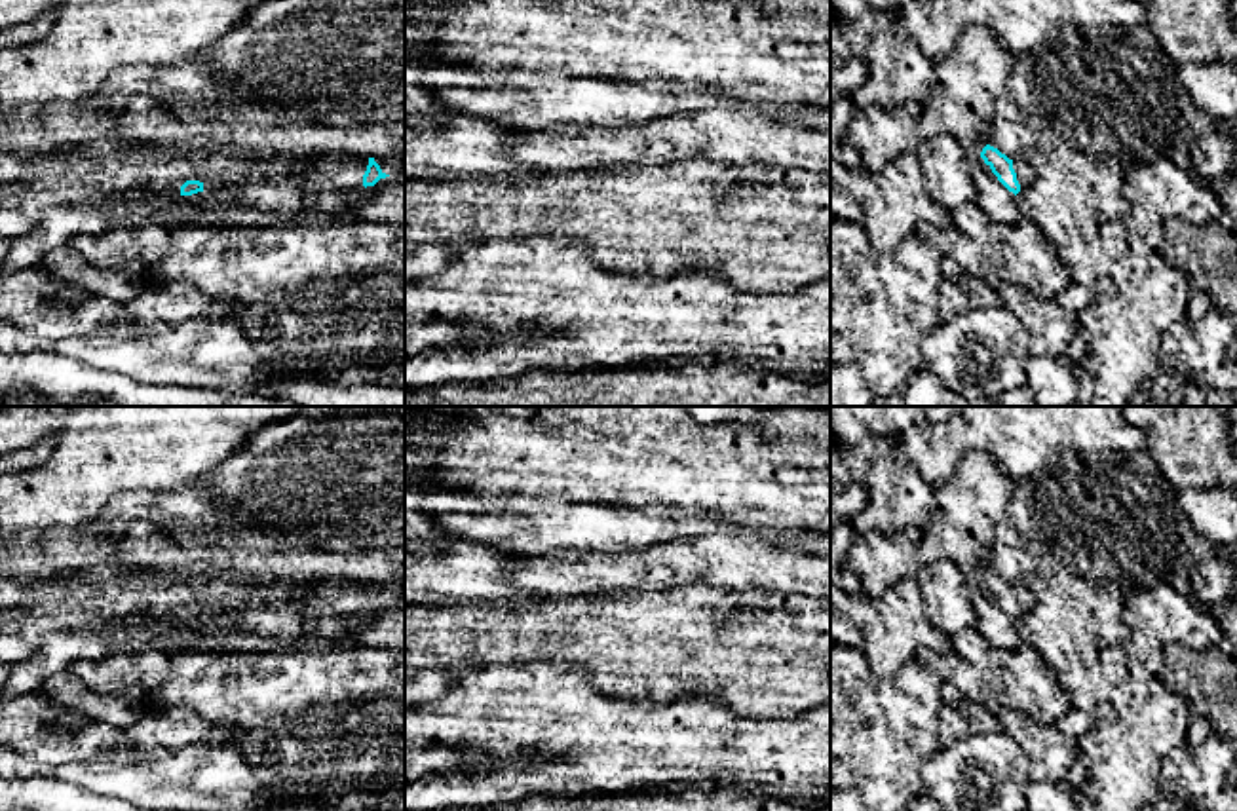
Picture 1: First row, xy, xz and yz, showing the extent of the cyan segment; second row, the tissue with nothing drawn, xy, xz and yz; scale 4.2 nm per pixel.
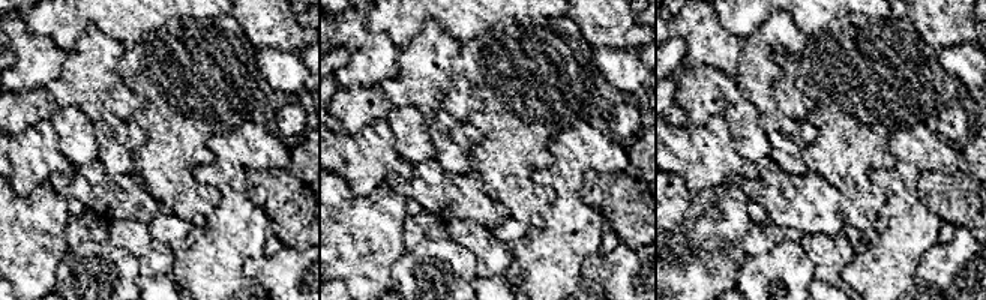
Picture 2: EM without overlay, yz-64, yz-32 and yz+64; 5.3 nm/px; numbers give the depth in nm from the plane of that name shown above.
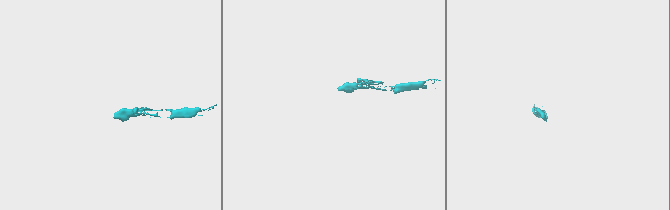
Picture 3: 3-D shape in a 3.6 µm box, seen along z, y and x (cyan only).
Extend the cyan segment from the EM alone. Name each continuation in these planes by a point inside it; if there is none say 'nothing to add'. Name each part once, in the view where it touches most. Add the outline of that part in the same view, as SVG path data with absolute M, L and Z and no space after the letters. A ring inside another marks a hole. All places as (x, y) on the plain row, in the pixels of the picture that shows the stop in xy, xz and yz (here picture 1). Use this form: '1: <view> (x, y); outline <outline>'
1: xy (327, 597); outline M215 579L209 585L205 617L230 610L277 610L296 608L310 615L363 615L363 600L369 583L359 581L315 581L304 589L238 585Z

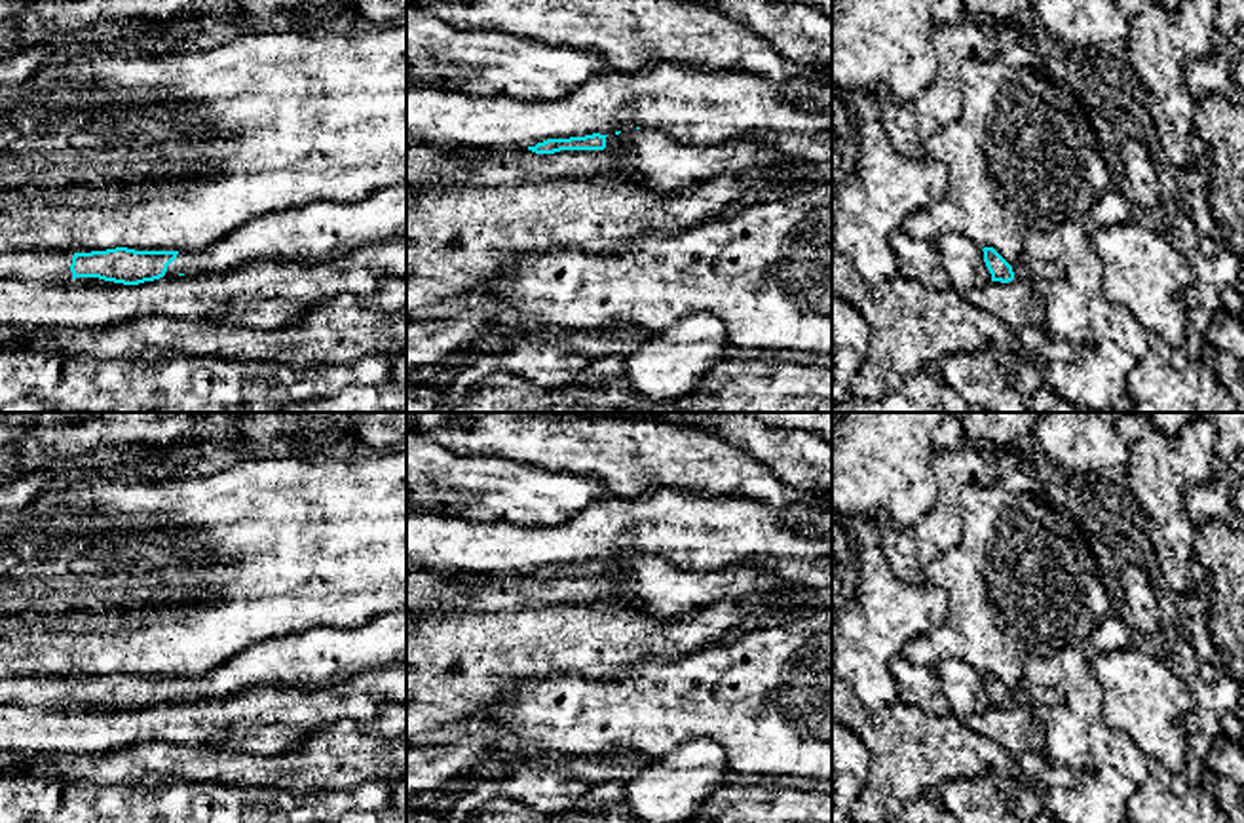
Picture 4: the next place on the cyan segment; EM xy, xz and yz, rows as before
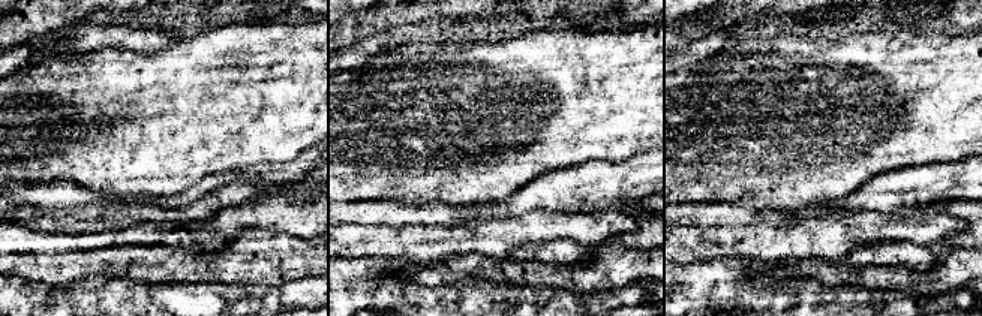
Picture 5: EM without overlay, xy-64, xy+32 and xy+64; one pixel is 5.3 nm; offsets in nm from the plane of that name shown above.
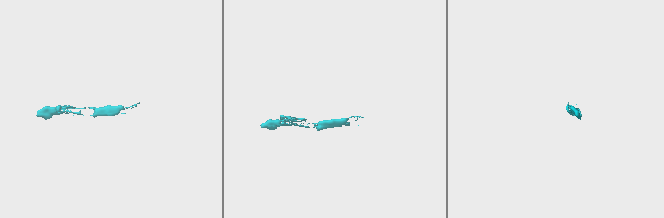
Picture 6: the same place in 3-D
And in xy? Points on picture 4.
1: xy (323, 656); outline M406 608L355 629L311 627L253 644L203 677L179 679L165 701L222 699L247 688L329 688L401 661L406 661Z
2: xy (50, 692); outline M6 677L0 679L0 703L42 709L72 709L72 677Z

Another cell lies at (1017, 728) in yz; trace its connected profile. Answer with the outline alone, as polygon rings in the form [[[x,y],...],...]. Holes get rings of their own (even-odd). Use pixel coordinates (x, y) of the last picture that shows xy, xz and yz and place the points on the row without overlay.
[[[990,707],[963,722],[976,734],[995,739],[1014,756],[1045,751],[1045,730],[1029,707]]]

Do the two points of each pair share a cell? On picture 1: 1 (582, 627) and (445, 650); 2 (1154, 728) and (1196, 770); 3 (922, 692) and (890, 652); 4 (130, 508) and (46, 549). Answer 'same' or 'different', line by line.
1: same
2: different
3: different
4: same

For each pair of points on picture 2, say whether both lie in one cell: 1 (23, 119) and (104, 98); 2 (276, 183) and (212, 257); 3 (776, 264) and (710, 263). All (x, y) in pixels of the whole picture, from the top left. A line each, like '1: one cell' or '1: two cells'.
1: one cell
2: two cells
3: two cells

